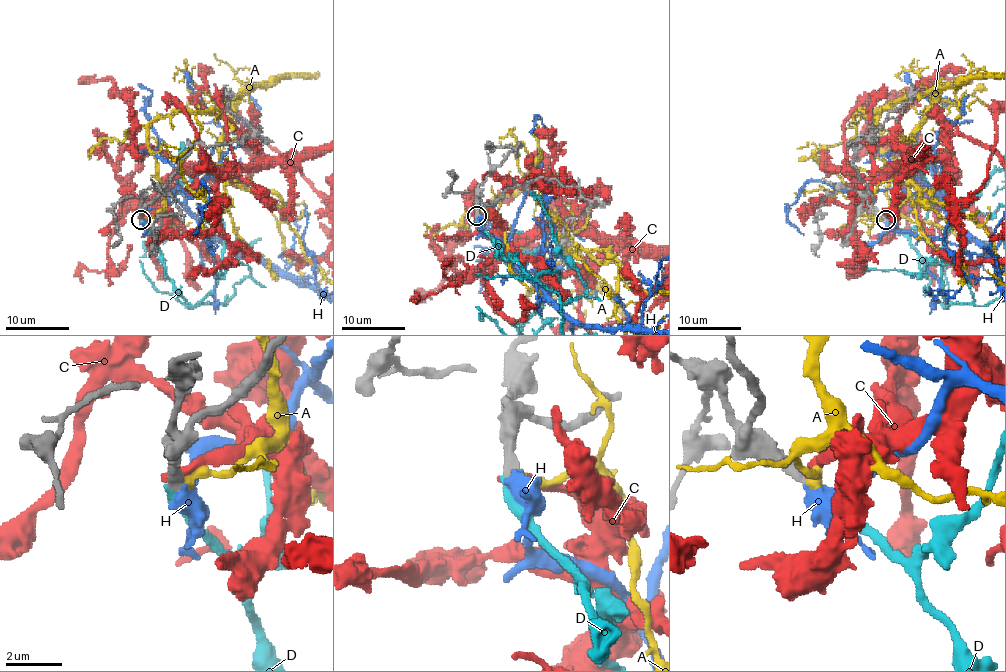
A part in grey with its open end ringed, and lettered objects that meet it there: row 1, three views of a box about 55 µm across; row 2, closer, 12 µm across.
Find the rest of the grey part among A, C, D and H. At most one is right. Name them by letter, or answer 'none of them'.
D

